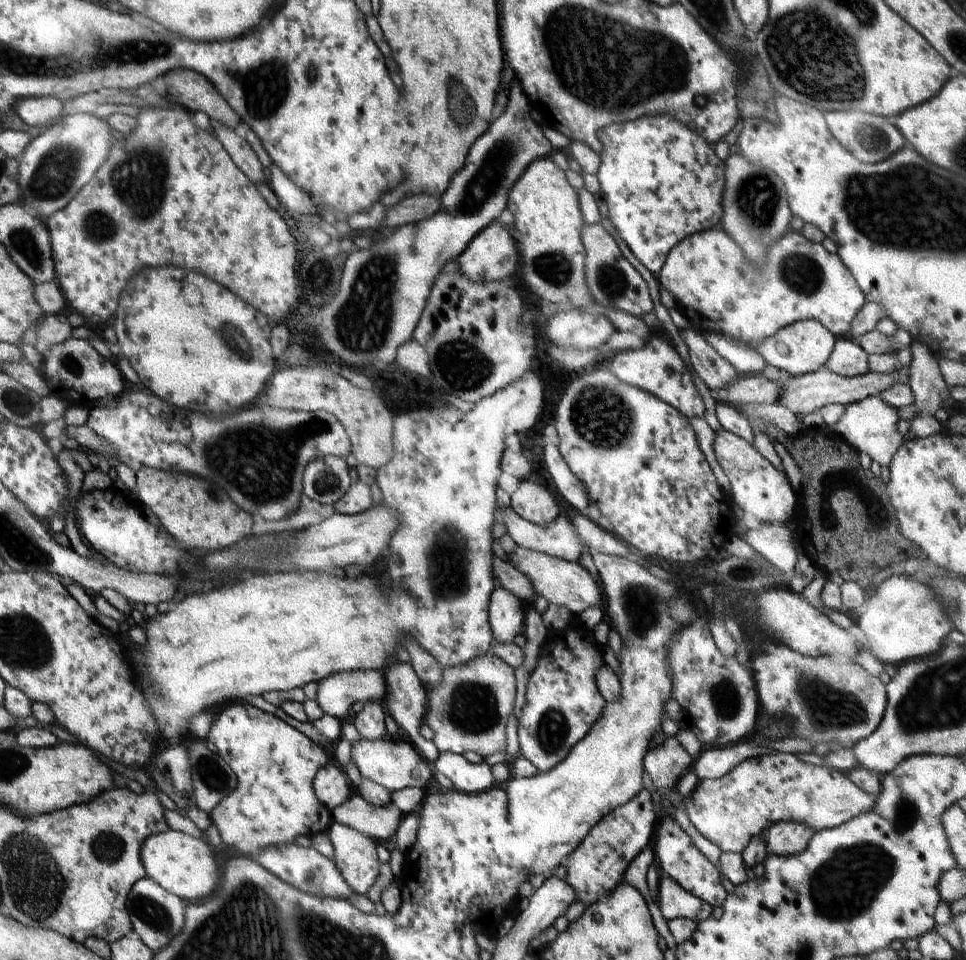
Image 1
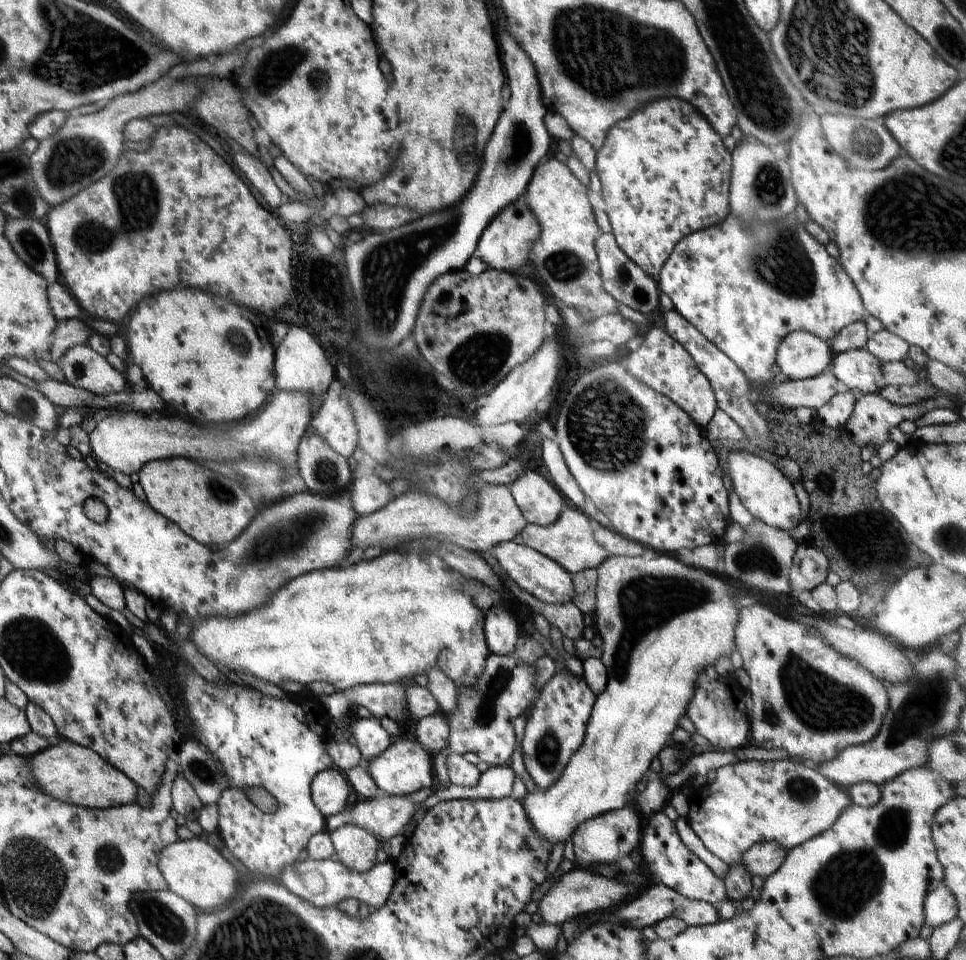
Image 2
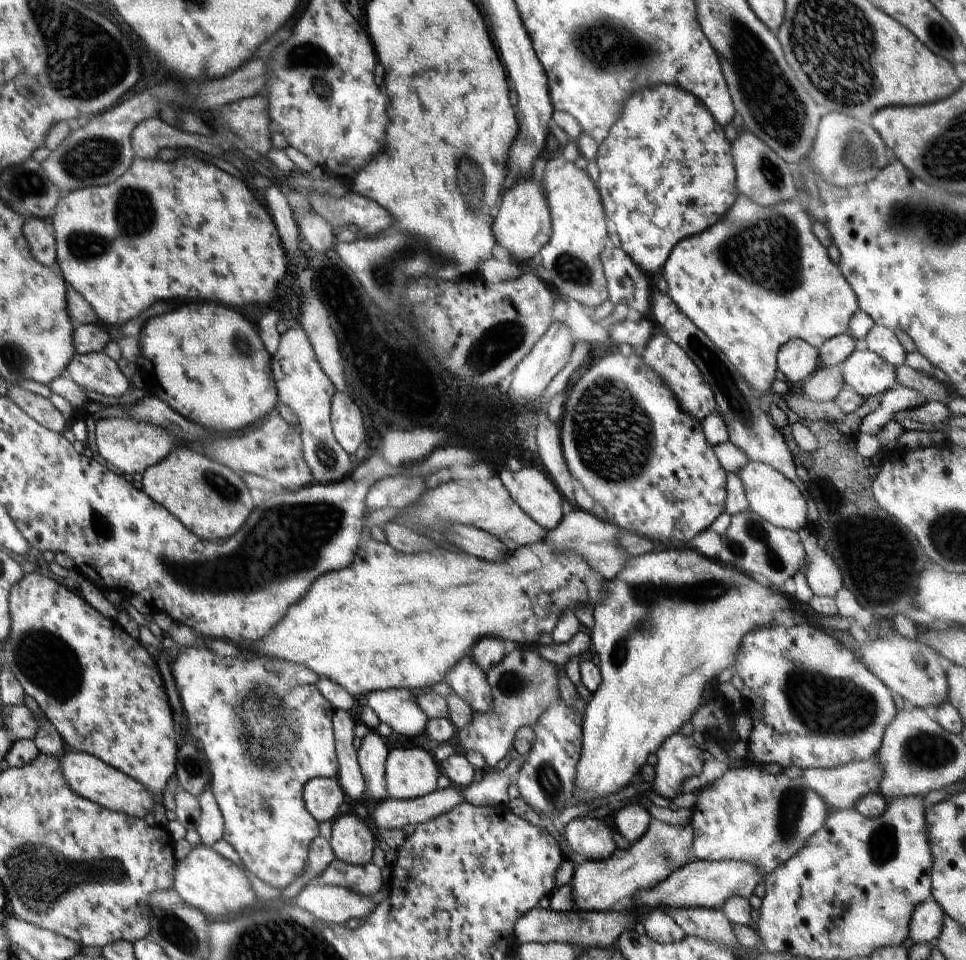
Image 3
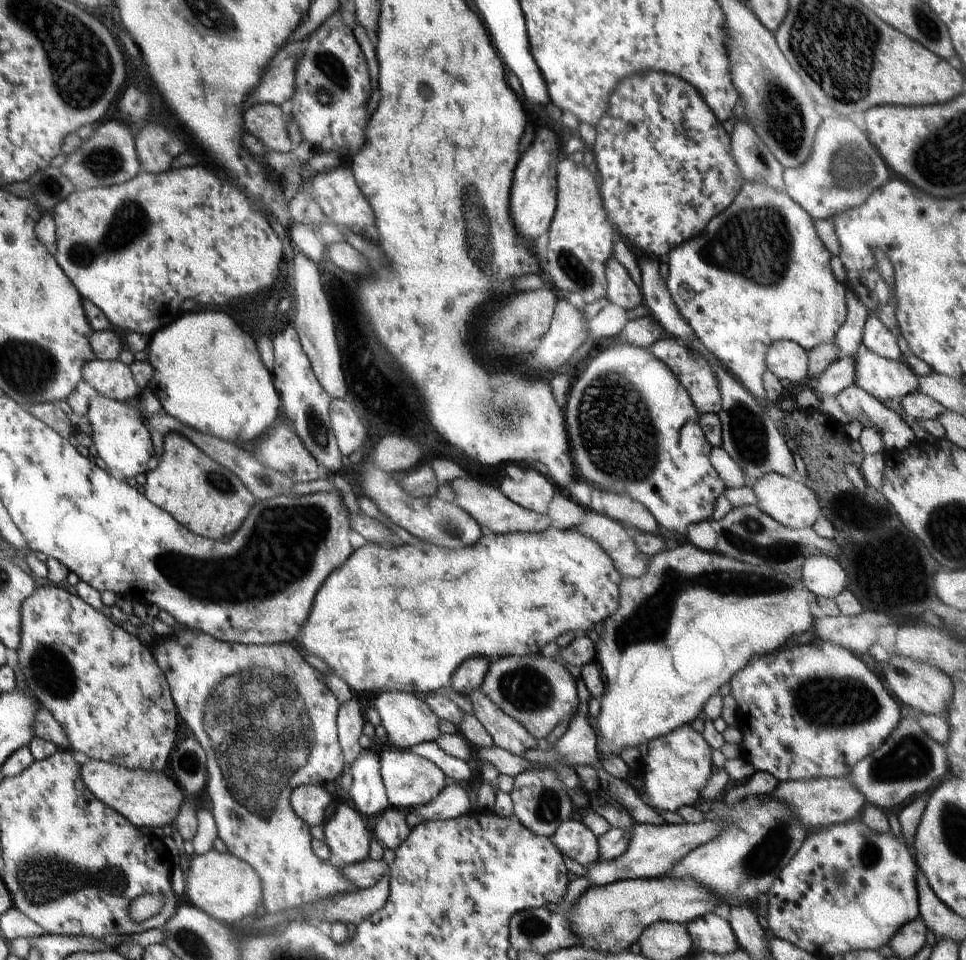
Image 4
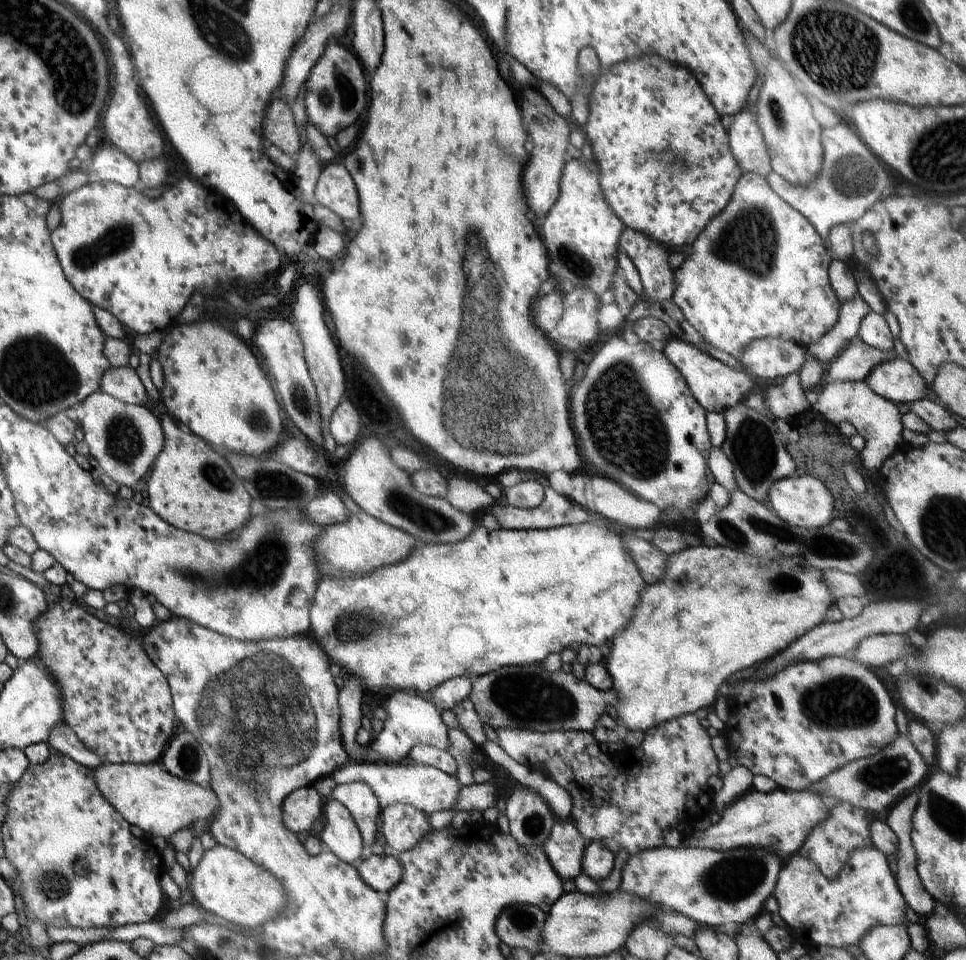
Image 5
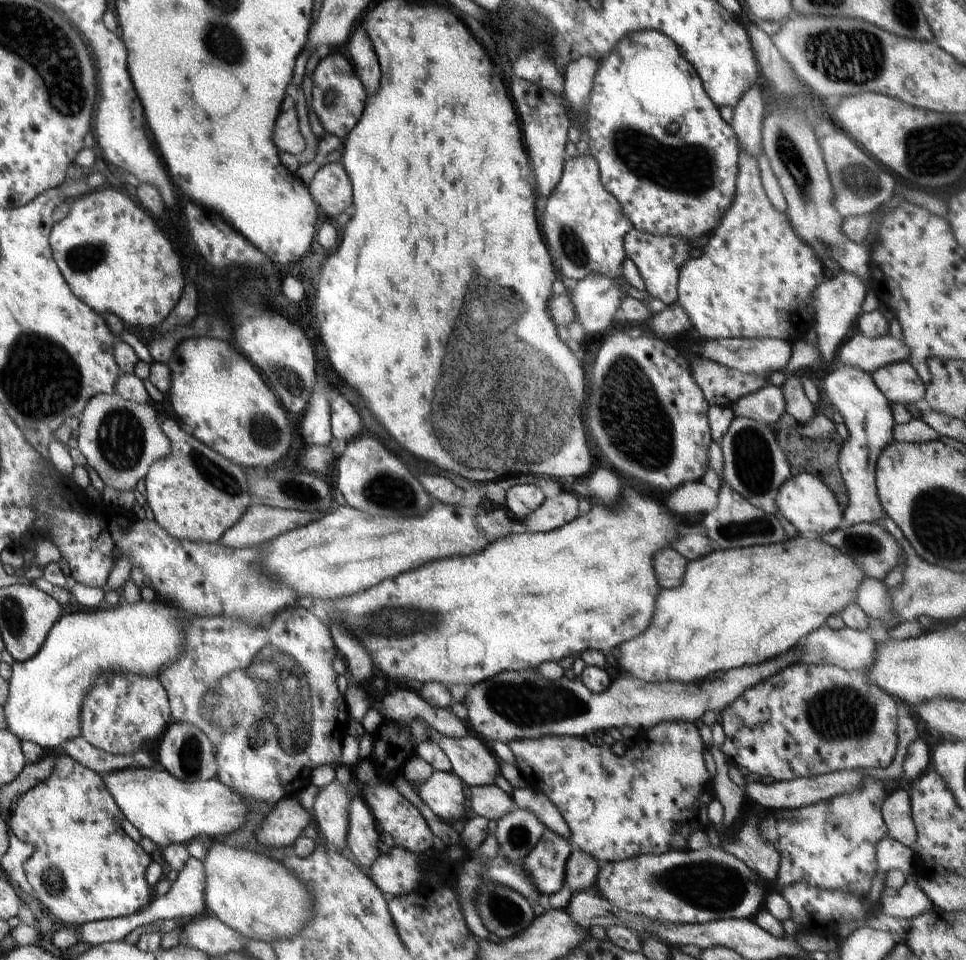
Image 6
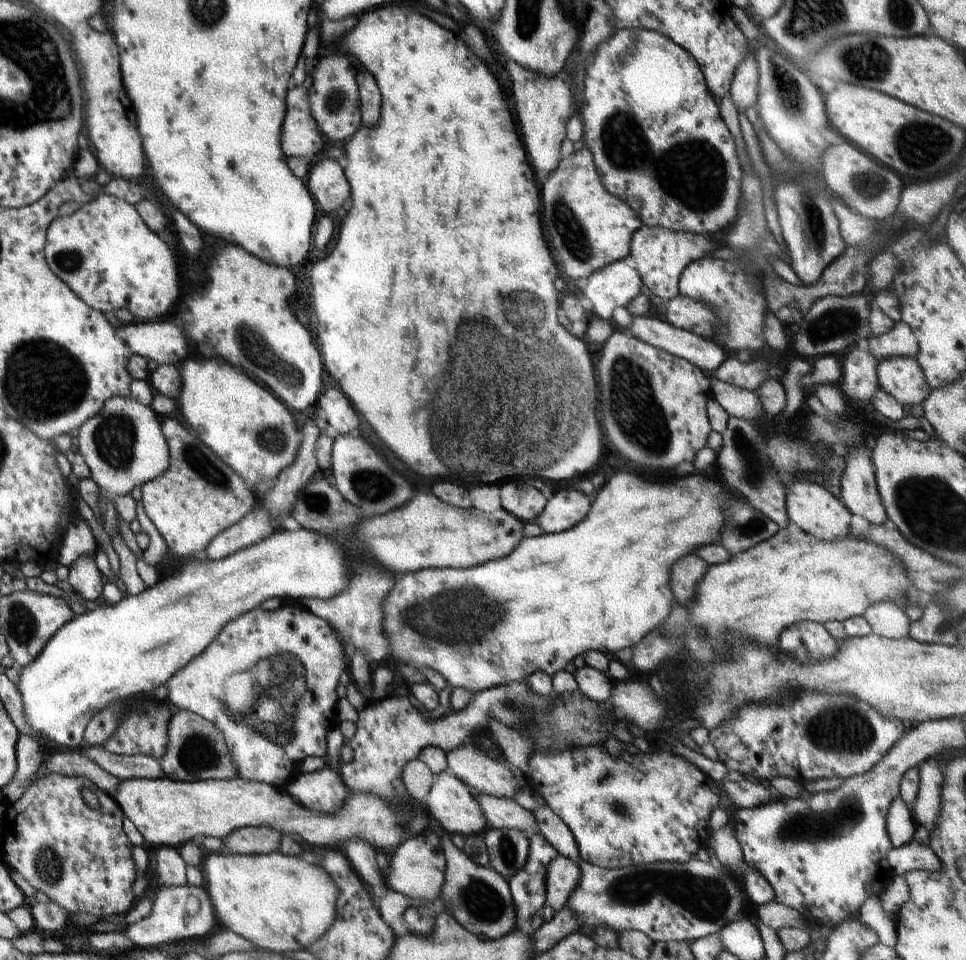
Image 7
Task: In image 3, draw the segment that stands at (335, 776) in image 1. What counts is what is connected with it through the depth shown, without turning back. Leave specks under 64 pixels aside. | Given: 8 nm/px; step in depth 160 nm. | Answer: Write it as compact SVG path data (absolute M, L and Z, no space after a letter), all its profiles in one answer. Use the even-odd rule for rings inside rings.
M314 777L303 790L306 810L319 822L333 822L339 816L338 810L344 802L345 792L338 784L338 779Z

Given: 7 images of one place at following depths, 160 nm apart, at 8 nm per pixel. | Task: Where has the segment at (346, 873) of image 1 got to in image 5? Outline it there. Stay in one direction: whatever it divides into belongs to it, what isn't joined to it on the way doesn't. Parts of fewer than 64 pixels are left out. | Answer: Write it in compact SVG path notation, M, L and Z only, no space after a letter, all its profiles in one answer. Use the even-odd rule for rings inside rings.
M330 798L324 804L324 820L326 824L320 832L320 840L330 851L351 865L364 858L367 849L358 827L350 811L341 802Z

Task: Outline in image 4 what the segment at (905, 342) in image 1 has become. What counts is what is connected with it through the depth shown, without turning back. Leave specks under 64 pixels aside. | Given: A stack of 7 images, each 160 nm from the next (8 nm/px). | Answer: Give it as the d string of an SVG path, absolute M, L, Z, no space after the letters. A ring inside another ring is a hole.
M869 316L863 328L863 345L878 356L900 361L904 354L898 347L897 338L889 328L876 316Z

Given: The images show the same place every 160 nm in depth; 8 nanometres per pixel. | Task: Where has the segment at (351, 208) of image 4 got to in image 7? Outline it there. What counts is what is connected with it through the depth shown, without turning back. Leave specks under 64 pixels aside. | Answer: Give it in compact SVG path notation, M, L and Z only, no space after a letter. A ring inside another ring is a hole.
M334 158L320 160L312 166L305 181L314 200L324 208L324 212L334 212L350 198L350 185L343 171L343 162Z

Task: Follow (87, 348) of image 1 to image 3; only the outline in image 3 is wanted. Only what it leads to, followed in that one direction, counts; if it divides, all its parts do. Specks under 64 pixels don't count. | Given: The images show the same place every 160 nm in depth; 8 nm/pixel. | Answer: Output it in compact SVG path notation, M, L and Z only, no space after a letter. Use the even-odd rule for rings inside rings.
M104 352L76 353L65 370L66 375L83 389L104 396L121 397L135 384L122 374L117 362Z

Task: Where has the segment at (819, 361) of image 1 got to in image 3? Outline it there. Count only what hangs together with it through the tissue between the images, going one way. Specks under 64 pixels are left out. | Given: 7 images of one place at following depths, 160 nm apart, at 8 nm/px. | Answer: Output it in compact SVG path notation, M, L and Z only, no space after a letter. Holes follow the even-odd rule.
M801 338L790 339L776 355L777 374L789 384L800 383L820 366L818 349Z

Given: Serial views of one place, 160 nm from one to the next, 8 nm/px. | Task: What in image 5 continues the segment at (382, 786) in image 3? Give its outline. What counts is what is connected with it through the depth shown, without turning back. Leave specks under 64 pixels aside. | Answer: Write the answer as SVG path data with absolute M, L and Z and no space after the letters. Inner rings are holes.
M363 782L340 783L329 796L350 811L368 853L371 844L376 840L376 820L382 807L371 786Z

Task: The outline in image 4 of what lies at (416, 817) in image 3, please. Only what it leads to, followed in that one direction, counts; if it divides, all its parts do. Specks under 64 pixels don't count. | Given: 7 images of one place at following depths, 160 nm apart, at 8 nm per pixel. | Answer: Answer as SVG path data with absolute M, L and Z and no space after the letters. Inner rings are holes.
M446 785L445 789L429 803L410 810L424 821L452 820L453 818L471 813L469 787L464 785Z

